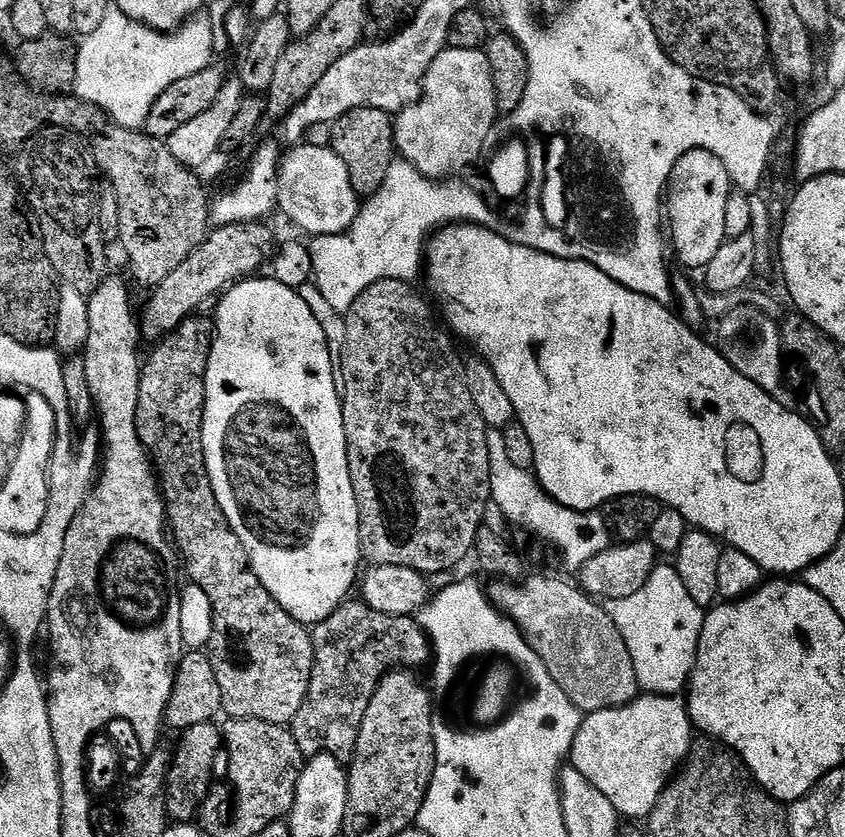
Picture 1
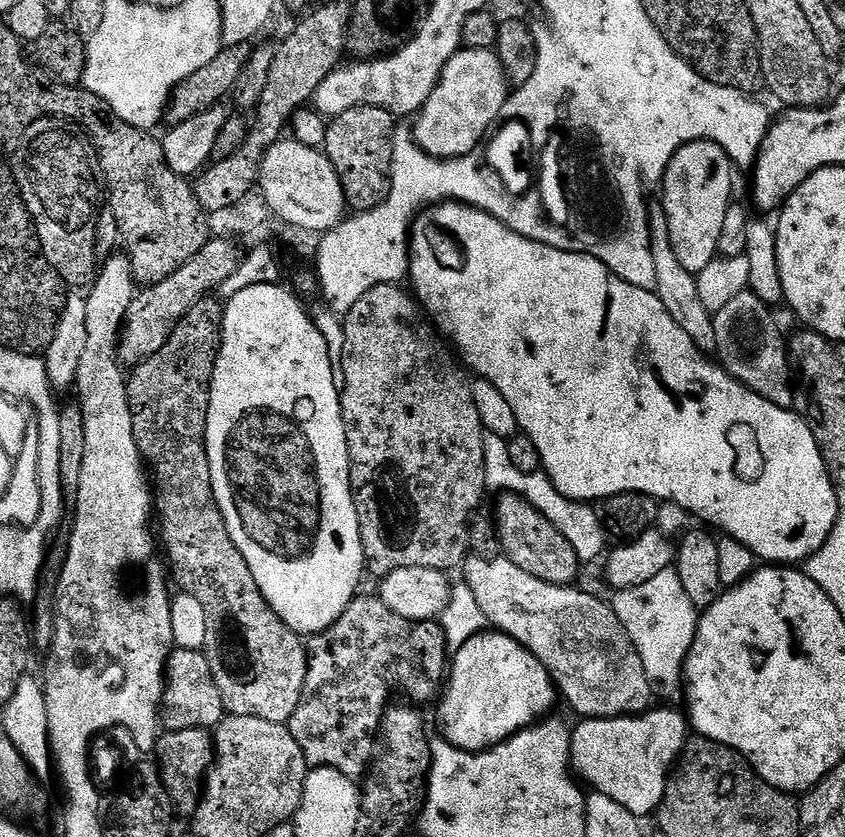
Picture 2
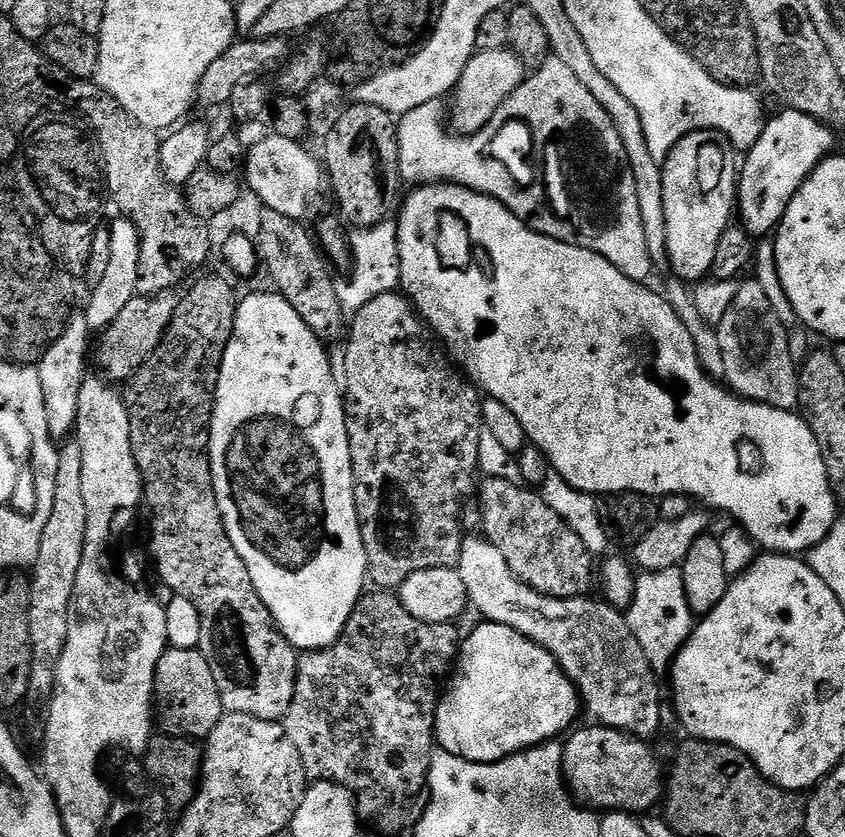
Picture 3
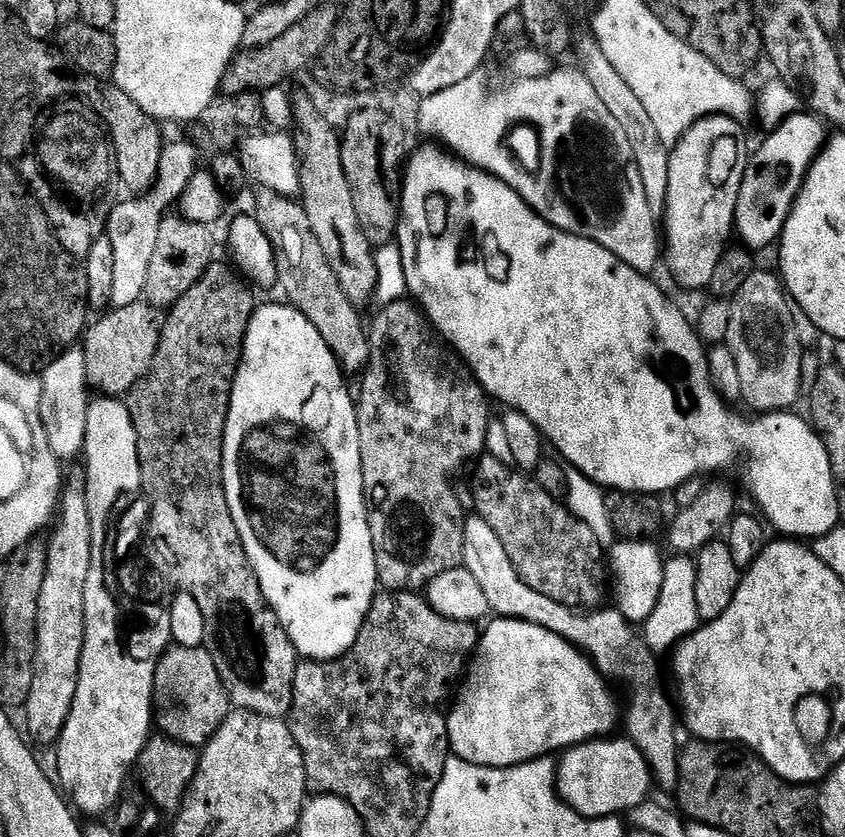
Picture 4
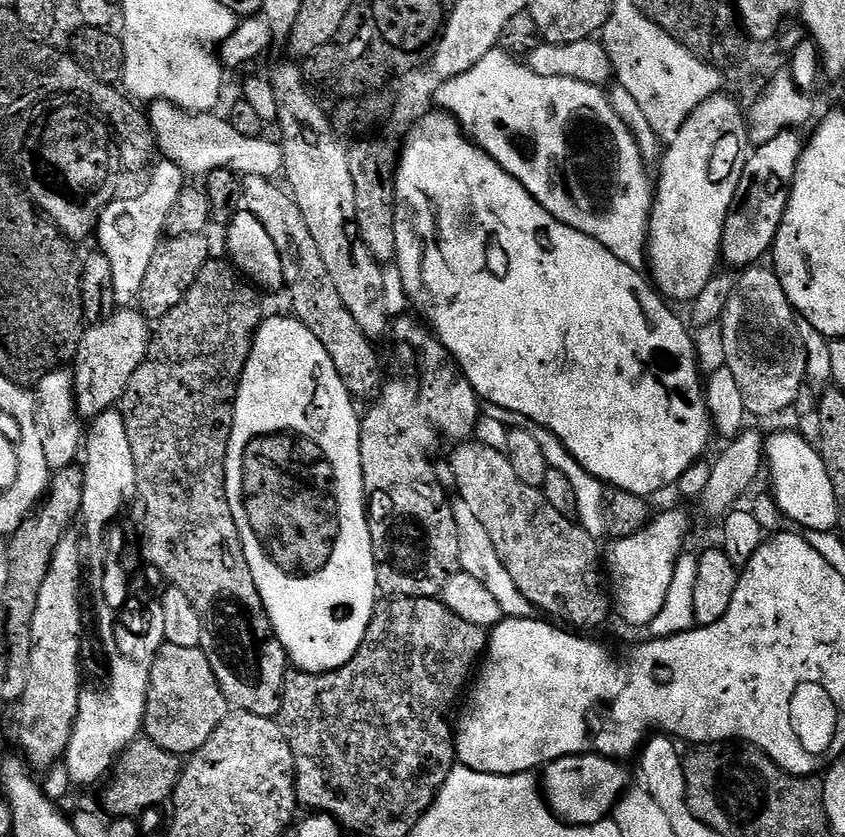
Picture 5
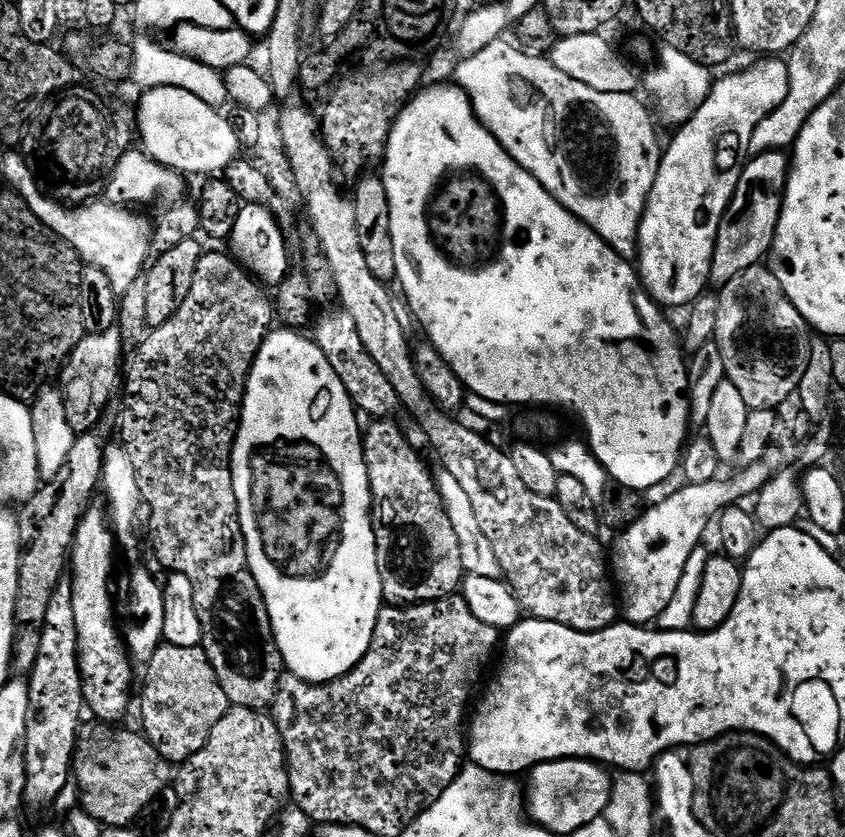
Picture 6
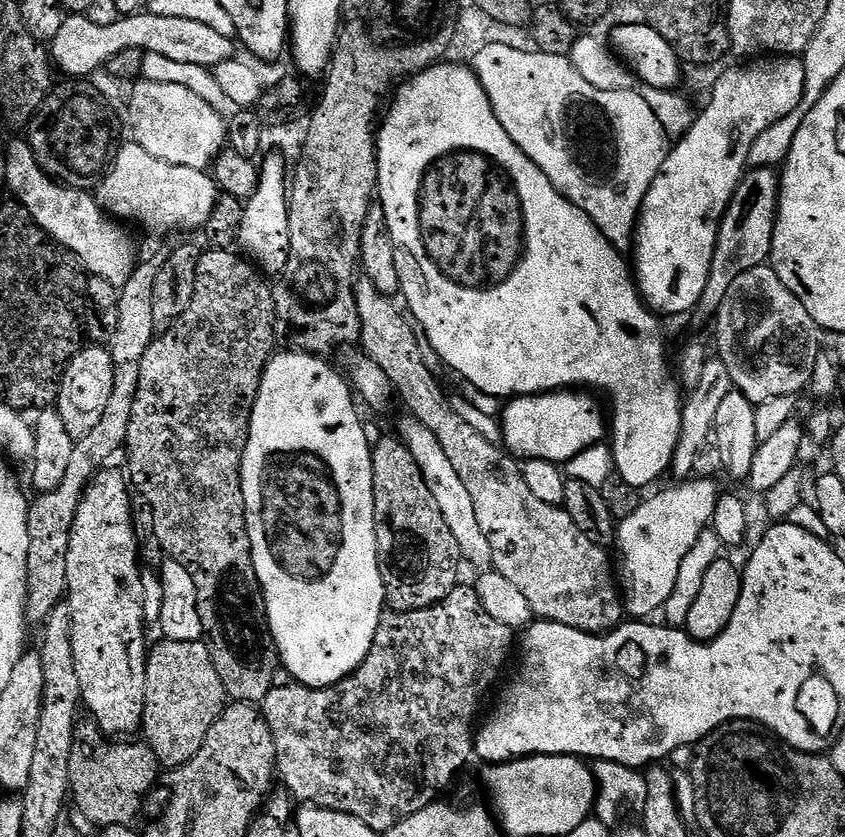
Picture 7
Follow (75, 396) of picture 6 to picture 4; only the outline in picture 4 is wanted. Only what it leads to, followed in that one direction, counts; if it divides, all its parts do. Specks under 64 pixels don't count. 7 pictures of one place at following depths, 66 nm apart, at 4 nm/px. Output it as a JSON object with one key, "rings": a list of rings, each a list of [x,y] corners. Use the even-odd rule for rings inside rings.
{"rings":[[[145,302],[112,308],[90,323],[82,337],[84,370],[88,388],[105,397],[127,397],[128,392],[146,374],[160,341],[162,320],[157,309]]]}

